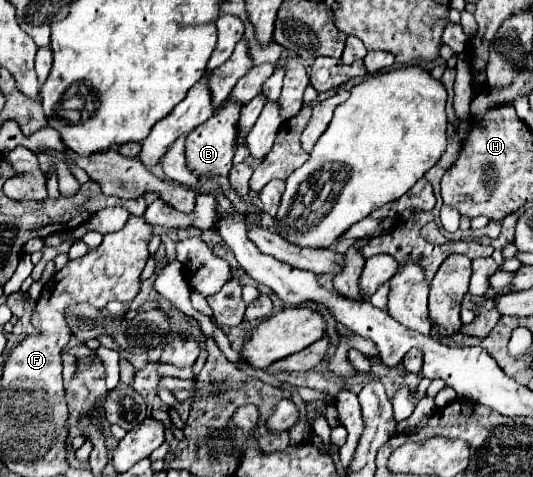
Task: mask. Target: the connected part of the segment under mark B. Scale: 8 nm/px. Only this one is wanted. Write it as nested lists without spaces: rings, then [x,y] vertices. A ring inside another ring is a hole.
[[[229,102],[229,106],[223,106],[207,122],[203,122],[193,132],[189,132],[187,146],[185,146],[185,156],[187,156],[187,166],[193,174],[205,176],[205,178],[227,176],[229,174],[229,170],[233,166],[233,154],[235,154],[239,110],[241,110],[241,106]]]

